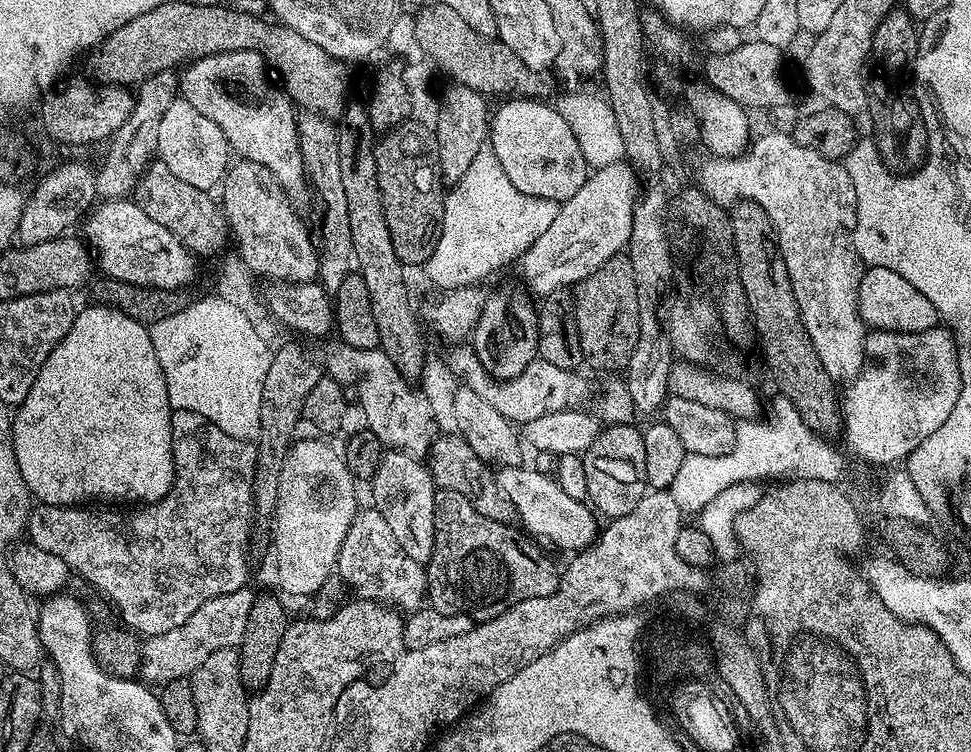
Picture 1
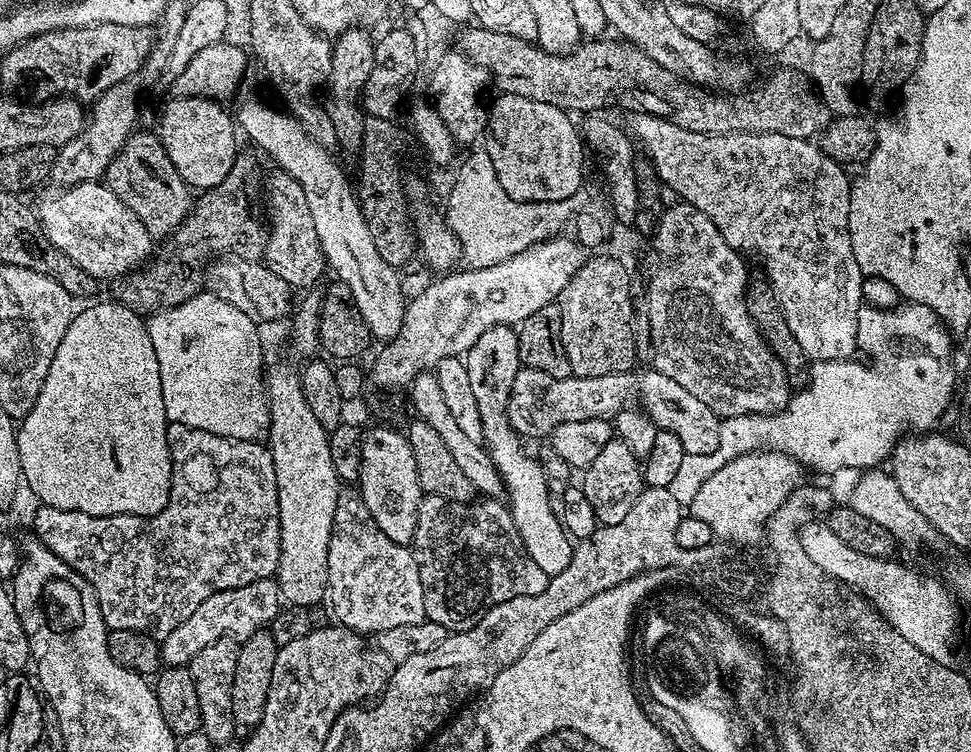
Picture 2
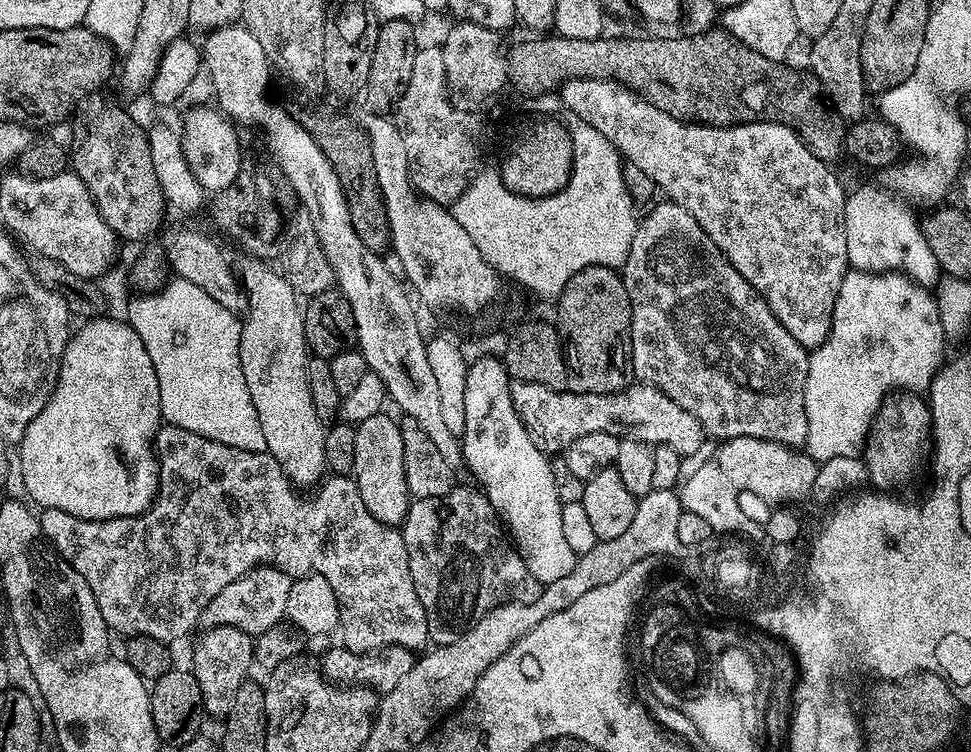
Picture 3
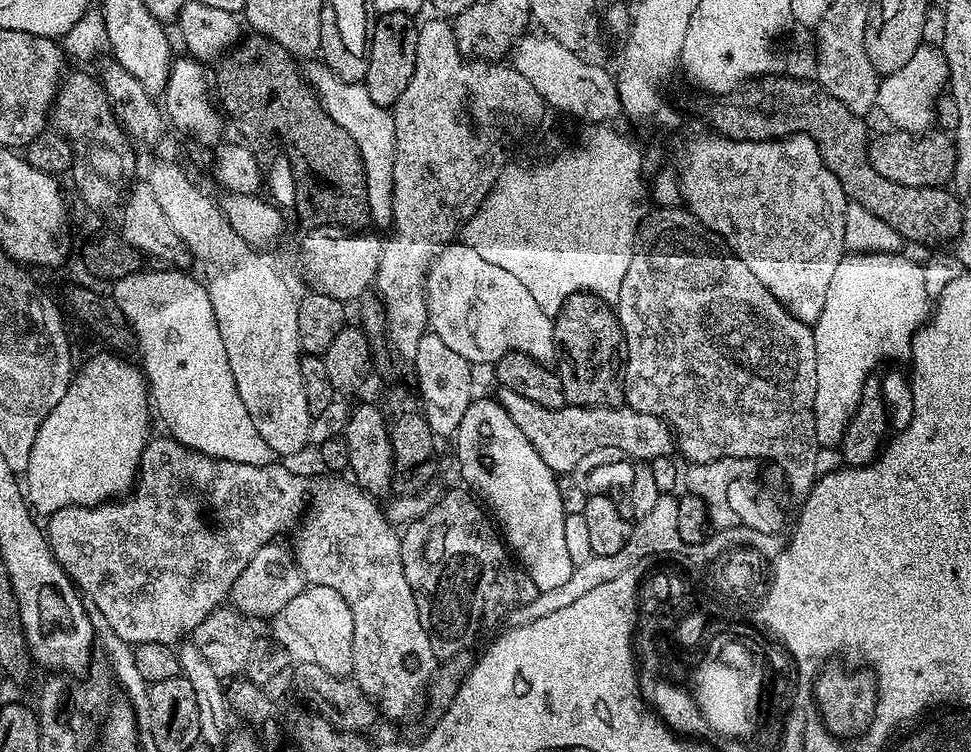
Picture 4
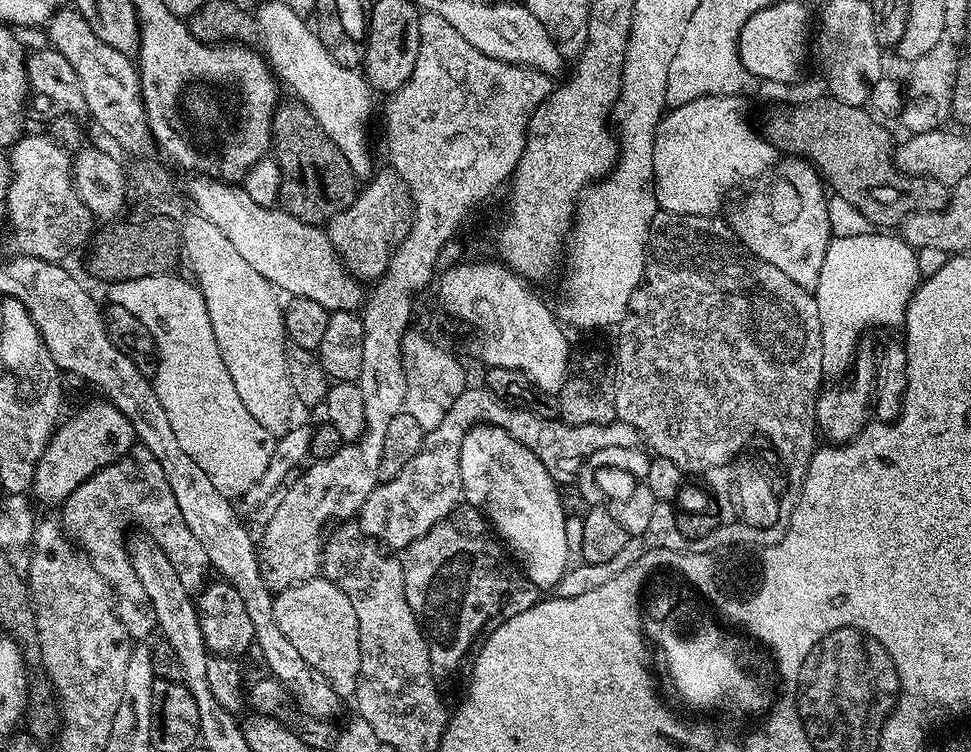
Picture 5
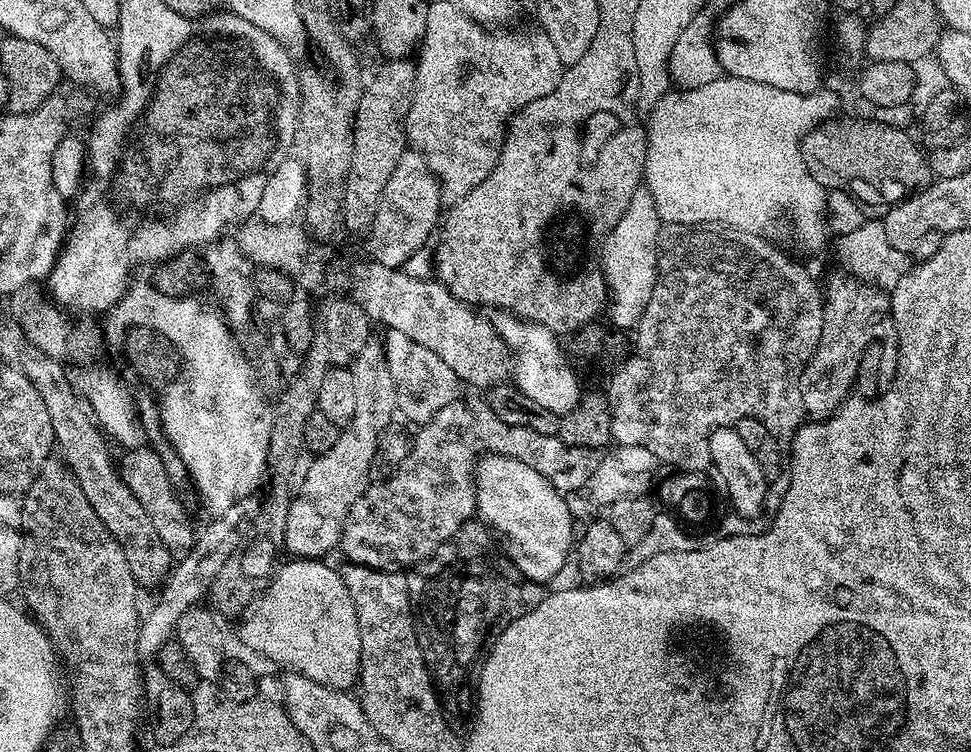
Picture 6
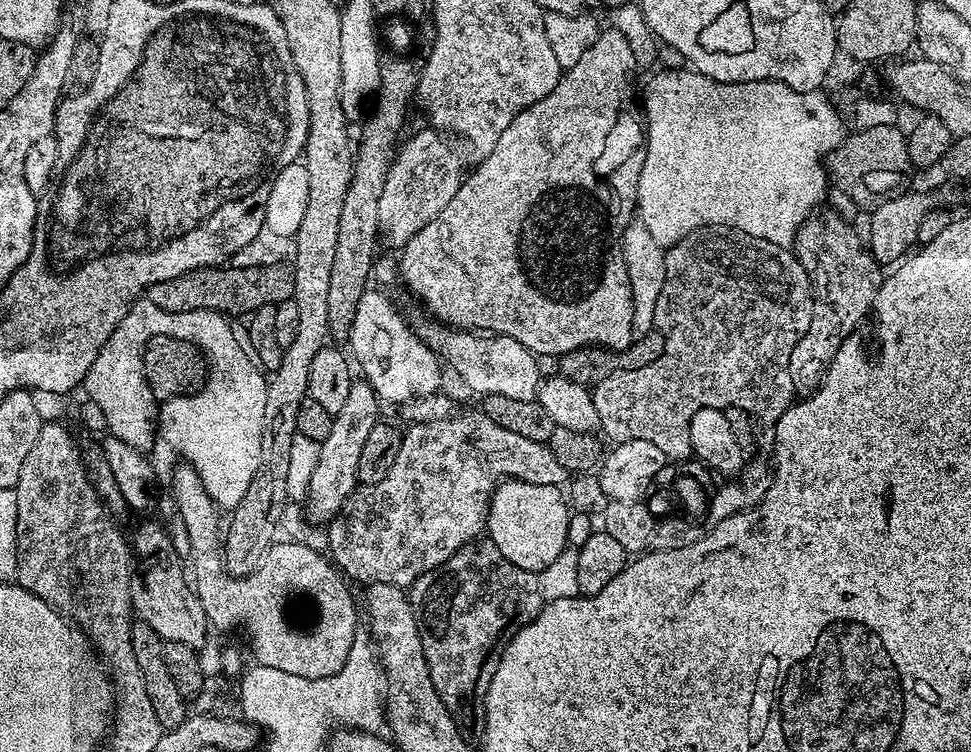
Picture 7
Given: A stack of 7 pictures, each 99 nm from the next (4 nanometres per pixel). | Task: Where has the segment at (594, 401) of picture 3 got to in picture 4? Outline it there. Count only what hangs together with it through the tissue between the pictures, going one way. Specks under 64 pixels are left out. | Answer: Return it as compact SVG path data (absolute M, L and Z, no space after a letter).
M497 387L495 391L495 399L500 401L506 414L514 418L514 426L526 434L534 450L538 450L538 458L557 474L571 473L583 456L602 446L622 450L632 462L650 462L654 458L673 455L674 433L665 420L654 414L642 414L627 406L579 408L577 404L569 404L562 408L547 408L538 406L538 402L530 402L530 398L522 398L522 394L514 394L514 390Z

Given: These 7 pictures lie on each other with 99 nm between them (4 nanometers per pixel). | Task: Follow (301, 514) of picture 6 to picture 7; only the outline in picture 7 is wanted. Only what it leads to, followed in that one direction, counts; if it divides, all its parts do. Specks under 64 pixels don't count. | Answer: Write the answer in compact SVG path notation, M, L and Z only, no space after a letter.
M354 382L350 386L350 395L346 398L346 406L338 410L332 417L330 438L319 441L320 453L317 466L311 475L306 499L306 516L312 524L327 525L338 514L338 510L346 502L350 493L358 487L358 458L362 454L362 445L370 430L381 419L382 401L376 391L367 382Z

